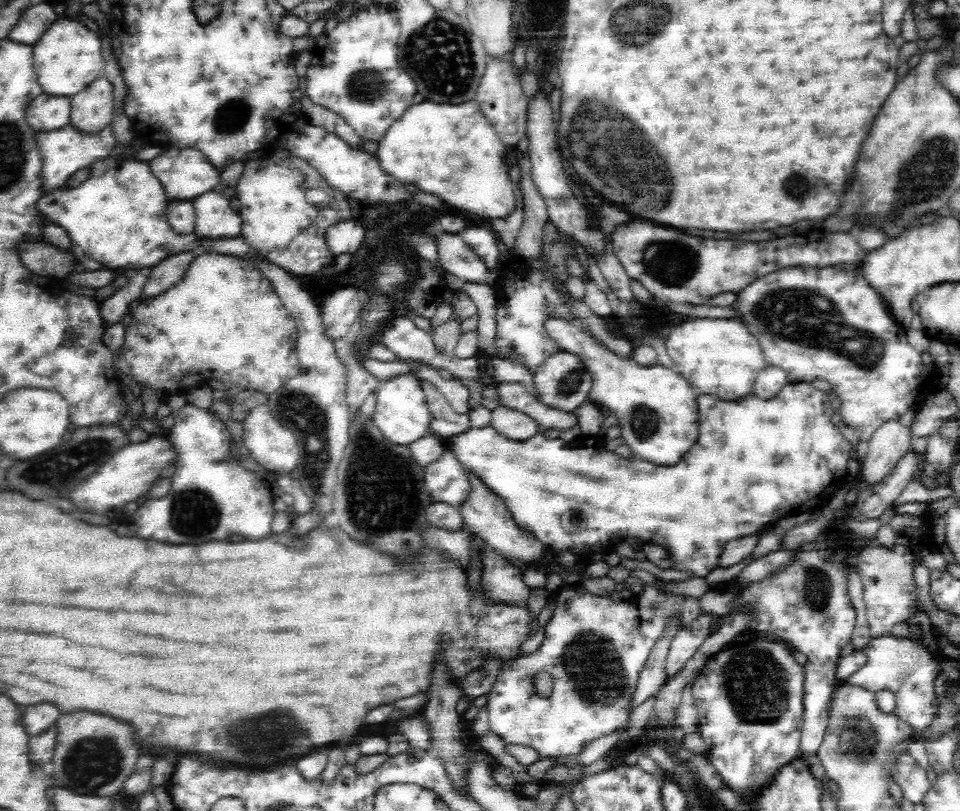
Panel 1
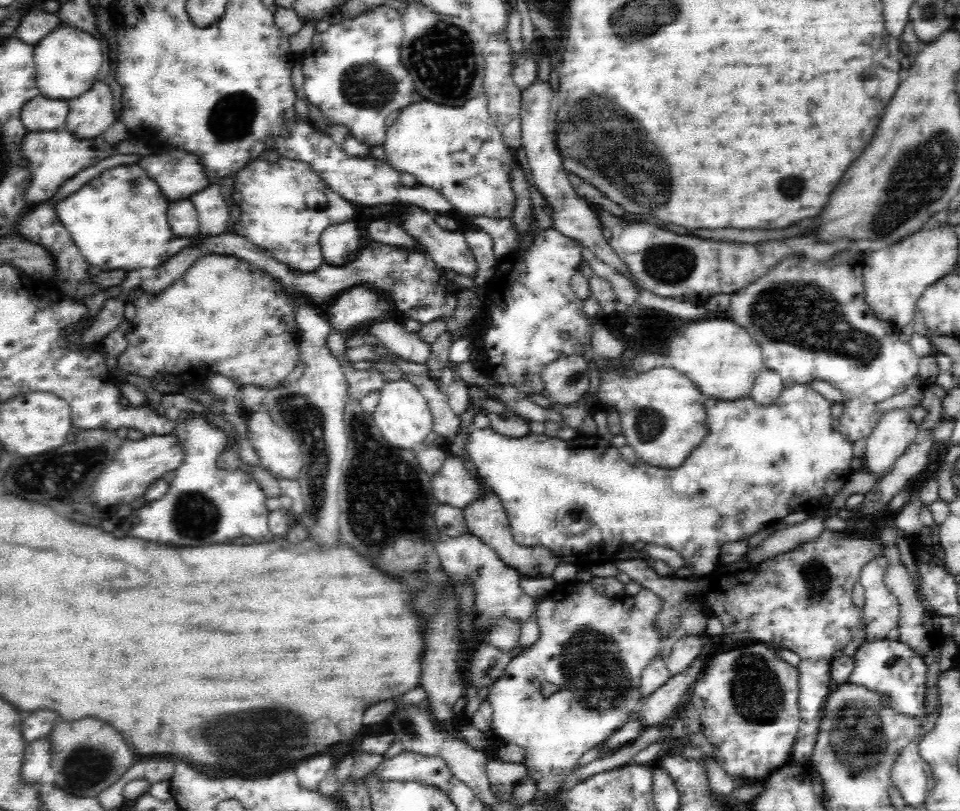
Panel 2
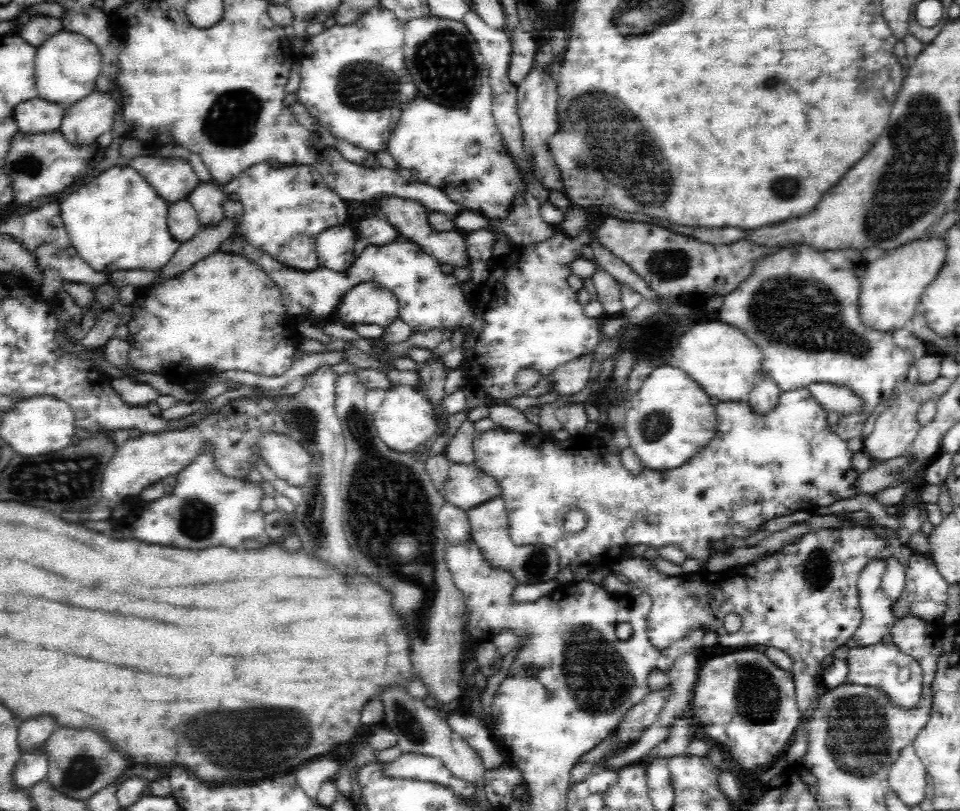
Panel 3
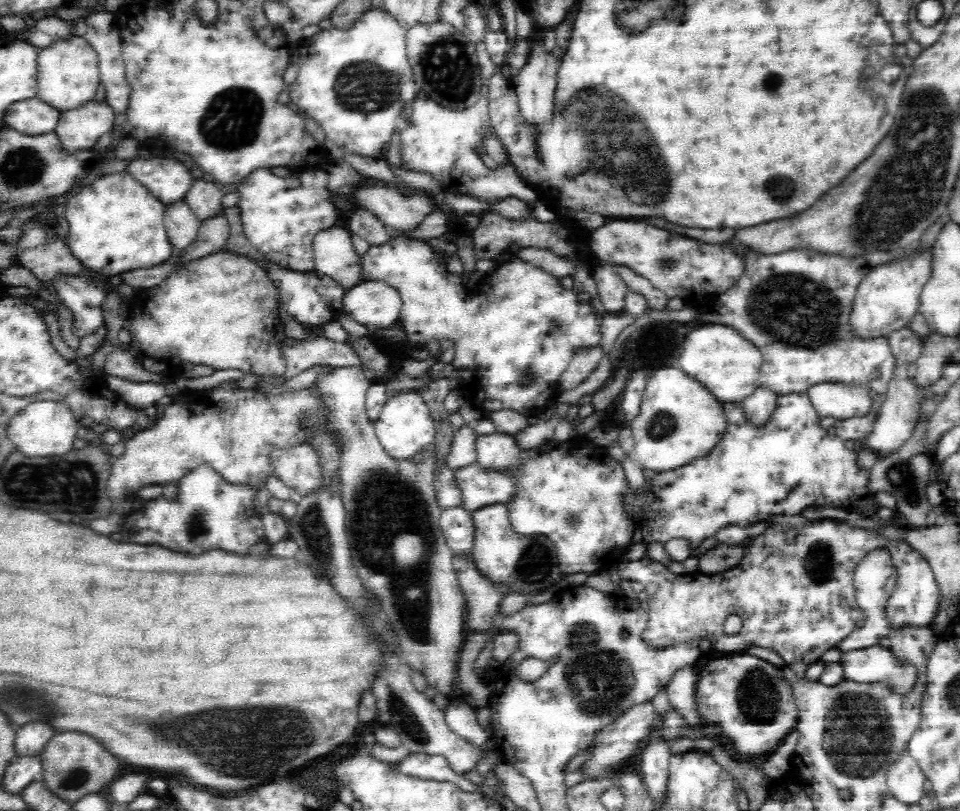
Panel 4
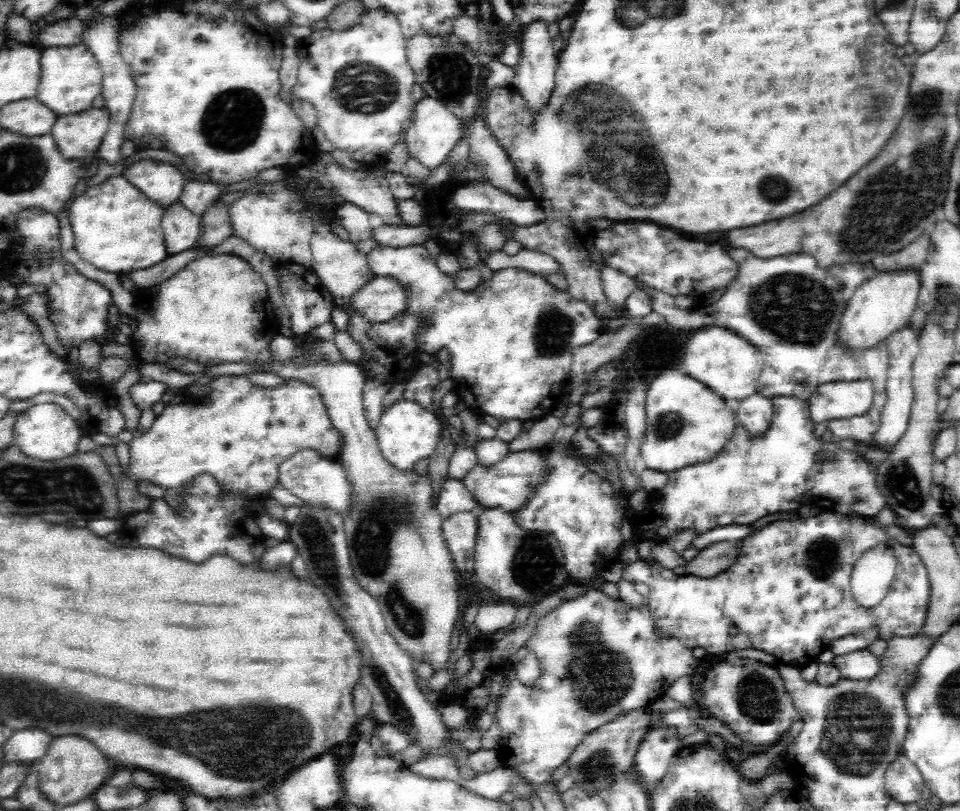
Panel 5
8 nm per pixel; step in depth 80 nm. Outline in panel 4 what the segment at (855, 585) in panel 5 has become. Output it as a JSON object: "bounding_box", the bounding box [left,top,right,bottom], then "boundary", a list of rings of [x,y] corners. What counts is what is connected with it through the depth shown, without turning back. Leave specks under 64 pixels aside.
{"bounding_box":[834,547,894,654],"boundary":[[[874,547],[873,550],[867,551],[865,556],[858,562],[857,568],[854,568],[852,578],[854,598],[857,605],[864,611],[865,623],[834,646],[841,654],[877,646],[881,638],[889,636],[891,630],[888,629],[888,621],[884,617],[884,604],[888,599],[888,594],[885,591],[886,581],[892,573],[894,571],[892,571],[890,556],[886,551],[886,547]]]}

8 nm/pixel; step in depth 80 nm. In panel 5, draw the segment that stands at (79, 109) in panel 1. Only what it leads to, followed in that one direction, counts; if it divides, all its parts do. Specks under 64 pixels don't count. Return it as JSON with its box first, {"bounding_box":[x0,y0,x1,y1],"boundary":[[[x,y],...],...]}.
{"bounding_box":[51,108,110,161],"boundary":[[[89,108],[81,113],[59,116],[51,128],[58,151],[67,161],[82,160],[98,152],[109,127],[110,115],[105,109]]]}

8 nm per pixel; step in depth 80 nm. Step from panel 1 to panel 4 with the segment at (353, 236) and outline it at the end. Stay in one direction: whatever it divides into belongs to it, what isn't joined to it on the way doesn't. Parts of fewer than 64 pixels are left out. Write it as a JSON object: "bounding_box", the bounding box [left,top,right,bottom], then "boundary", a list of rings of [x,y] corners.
{"bounding_box":[312,226,366,294],"boundary":[[[335,226],[319,231],[312,240],[314,270],[332,278],[345,294],[366,281],[350,234],[343,226]]]}

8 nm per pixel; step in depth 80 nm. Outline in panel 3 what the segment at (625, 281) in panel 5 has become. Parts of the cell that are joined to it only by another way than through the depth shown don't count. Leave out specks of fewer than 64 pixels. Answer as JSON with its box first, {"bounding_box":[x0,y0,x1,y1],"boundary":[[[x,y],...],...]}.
{"bounding_box":[591,267,624,316],"boundary":[[[598,267],[598,270],[591,276],[591,280],[598,292],[597,300],[604,308],[604,315],[618,316],[622,314],[624,312],[622,284],[601,267]]]}

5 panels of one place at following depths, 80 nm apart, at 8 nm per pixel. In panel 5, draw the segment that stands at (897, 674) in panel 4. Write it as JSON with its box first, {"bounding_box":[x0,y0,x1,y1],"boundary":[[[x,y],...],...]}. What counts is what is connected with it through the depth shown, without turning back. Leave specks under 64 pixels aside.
{"bounding_box":[830,649,881,681],"boundary":[[[867,649],[834,656],[830,664],[840,672],[841,678],[848,680],[870,681],[881,671],[881,658]]]}

